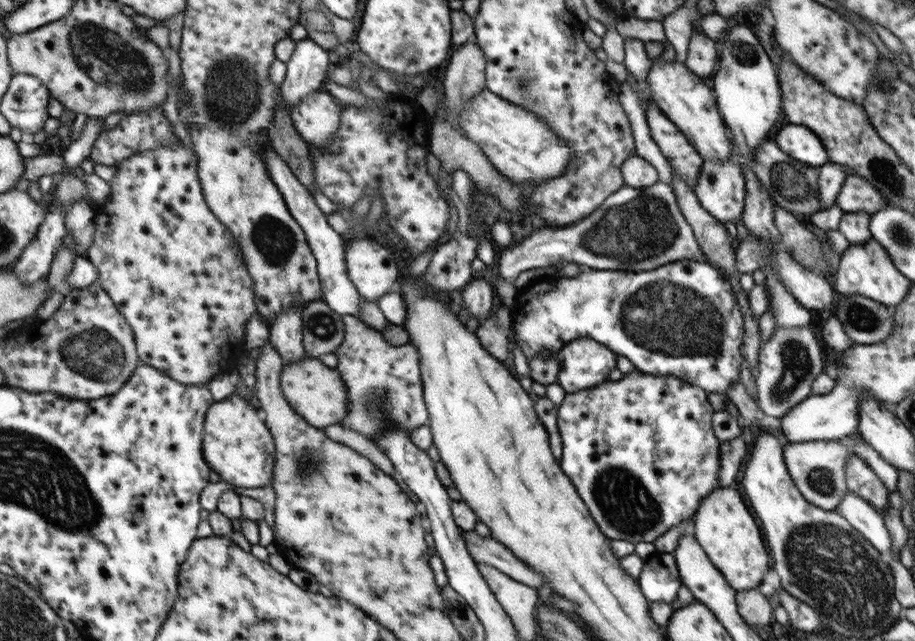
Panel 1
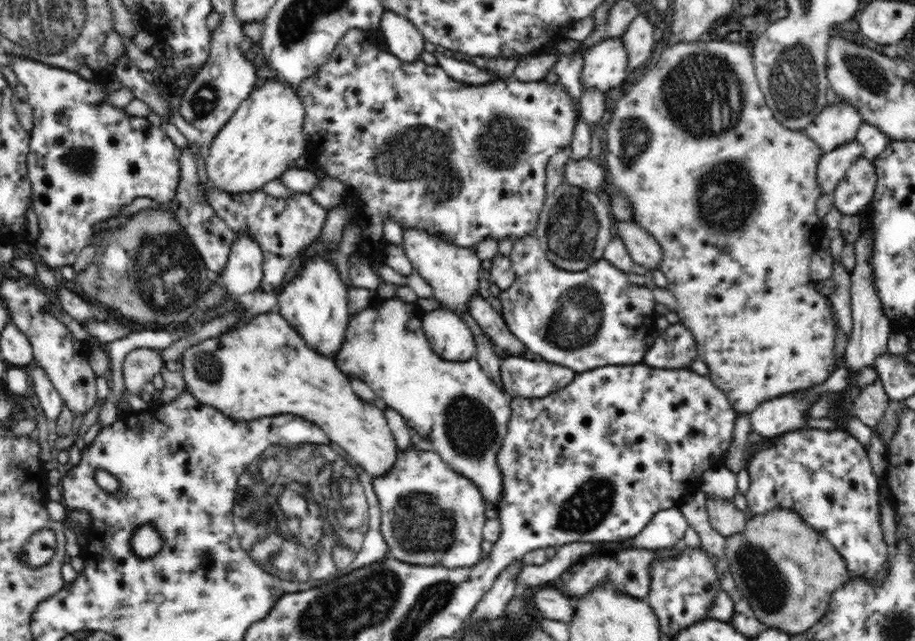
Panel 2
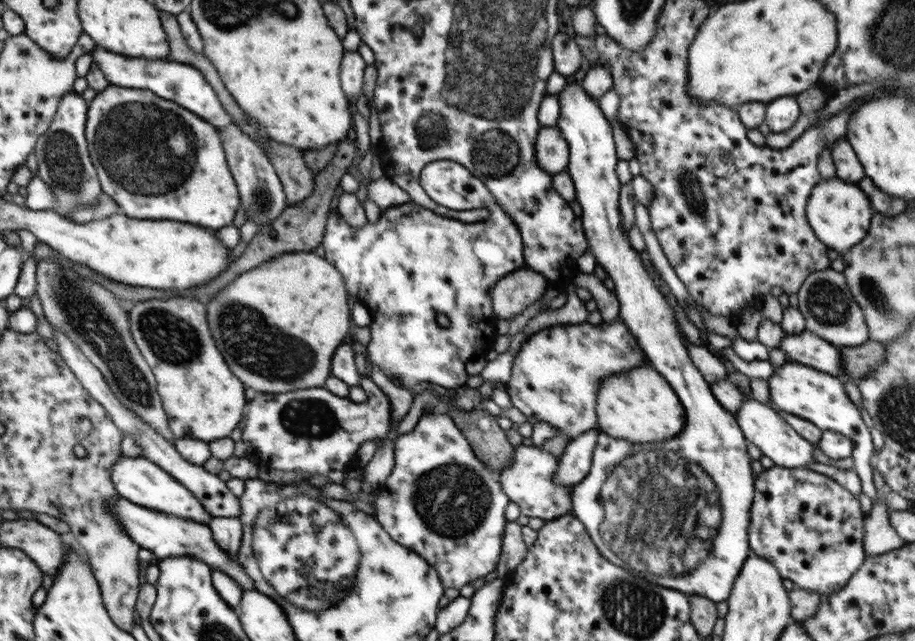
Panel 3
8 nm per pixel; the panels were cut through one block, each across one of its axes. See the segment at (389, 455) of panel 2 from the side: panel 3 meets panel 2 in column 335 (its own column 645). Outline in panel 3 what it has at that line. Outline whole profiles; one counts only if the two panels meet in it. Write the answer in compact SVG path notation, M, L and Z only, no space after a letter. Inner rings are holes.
M650 363L620 371L600 380L596 398L598 430L621 440L644 444L677 436L685 424L685 411L668 381Z

